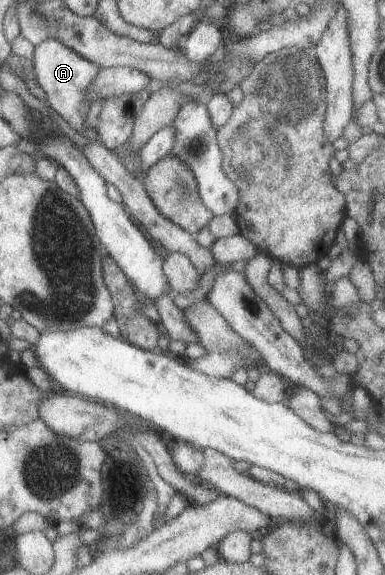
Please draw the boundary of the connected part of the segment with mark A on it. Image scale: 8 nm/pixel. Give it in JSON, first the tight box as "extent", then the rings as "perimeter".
{"extent":[31,39,100,131],"perimeter":[[[50,39],[34,46],[31,71],[35,83],[46,96],[46,107],[55,111],[72,130],[85,131],[88,128],[85,124],[85,117],[91,104],[85,99],[85,93],[87,93],[87,87],[92,85],[100,68],[95,63],[82,59],[71,49],[63,47],[59,41]]]}

